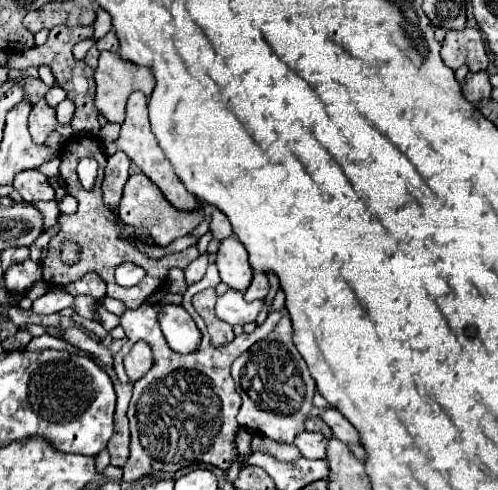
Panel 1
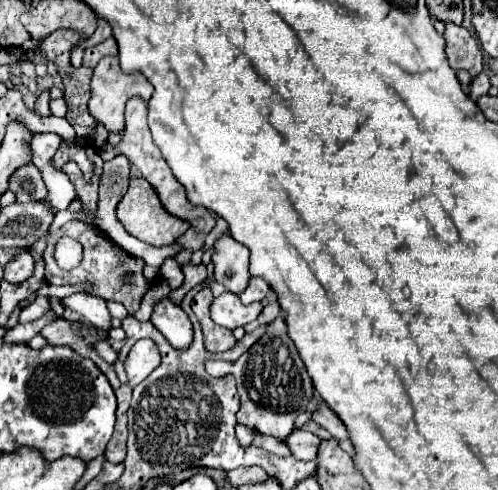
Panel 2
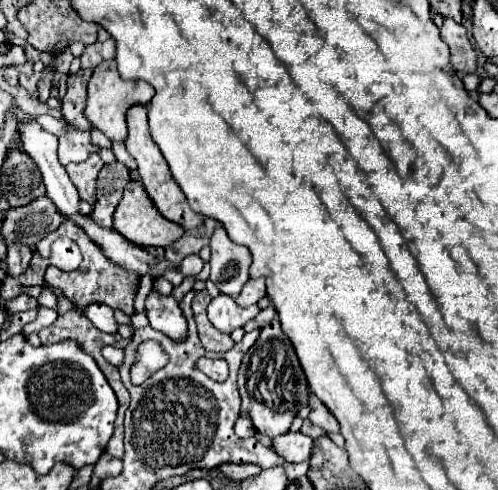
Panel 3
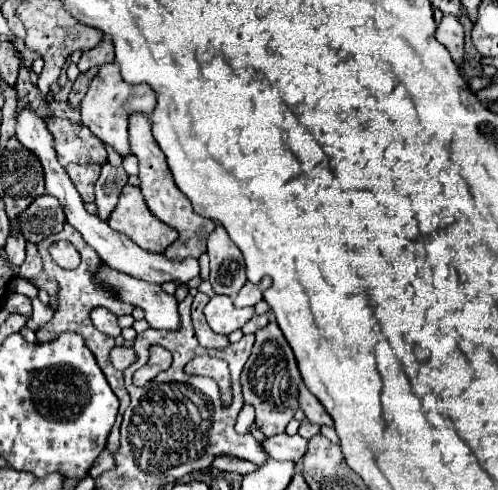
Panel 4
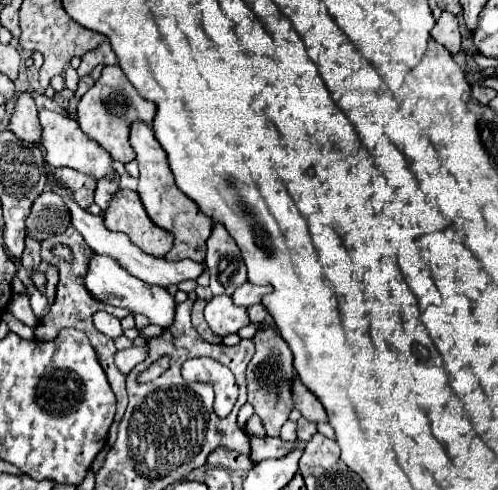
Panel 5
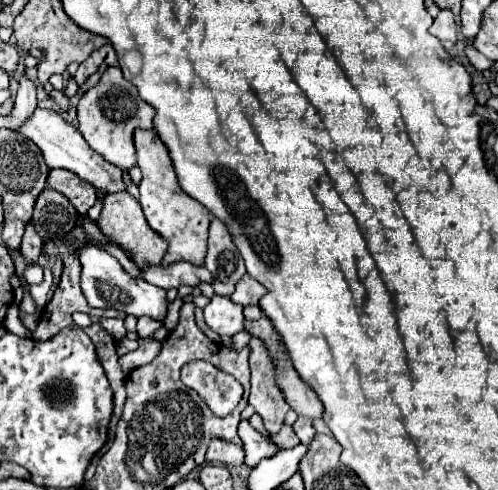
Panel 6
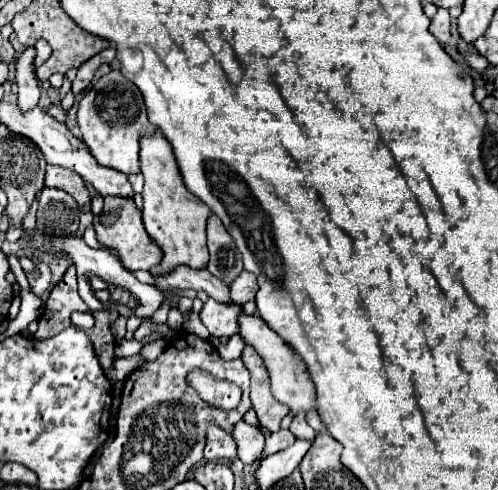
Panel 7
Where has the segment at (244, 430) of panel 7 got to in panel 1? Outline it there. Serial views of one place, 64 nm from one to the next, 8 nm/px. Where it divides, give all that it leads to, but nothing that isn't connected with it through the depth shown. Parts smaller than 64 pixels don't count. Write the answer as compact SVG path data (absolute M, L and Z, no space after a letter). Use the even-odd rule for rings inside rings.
M302 432L302 436L296 436L296 446L300 448L304 458L326 458L330 438L322 436L320 432Z

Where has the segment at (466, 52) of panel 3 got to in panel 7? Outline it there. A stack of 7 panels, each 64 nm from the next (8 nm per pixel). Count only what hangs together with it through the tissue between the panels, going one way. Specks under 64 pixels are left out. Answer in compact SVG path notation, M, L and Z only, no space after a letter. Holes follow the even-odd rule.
M438 8L436 16L432 18L430 24L430 32L438 38L440 44L448 44L450 42L450 14L444 8Z

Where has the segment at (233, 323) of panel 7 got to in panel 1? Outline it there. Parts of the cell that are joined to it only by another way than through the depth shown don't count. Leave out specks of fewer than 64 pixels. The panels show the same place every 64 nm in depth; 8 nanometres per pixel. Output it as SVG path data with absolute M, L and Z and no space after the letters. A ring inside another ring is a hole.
M228 290L228 292L226 292L224 296L220 296L218 302L216 302L216 316L220 316L224 322L236 326L236 324L254 322L262 308L264 308L264 300L246 302L242 292L238 292L238 290Z

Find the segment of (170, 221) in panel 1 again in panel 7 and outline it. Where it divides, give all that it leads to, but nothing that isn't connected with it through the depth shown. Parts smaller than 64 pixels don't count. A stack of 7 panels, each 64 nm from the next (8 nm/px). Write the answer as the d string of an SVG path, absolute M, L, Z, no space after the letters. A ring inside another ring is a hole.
M106 196L104 198L104 208L100 216L94 218L94 230L96 236L102 244L112 246L120 252L122 264L128 270L150 270L158 266L162 260L162 250L160 246L148 236L144 224L142 224L142 212L134 204L132 198L120 198L120 196Z

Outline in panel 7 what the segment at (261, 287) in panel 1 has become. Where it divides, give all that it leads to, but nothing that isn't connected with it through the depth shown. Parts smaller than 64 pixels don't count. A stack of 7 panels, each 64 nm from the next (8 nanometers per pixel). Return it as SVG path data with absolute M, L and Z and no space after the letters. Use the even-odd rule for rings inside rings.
M244 272L230 286L230 298L232 298L234 304L240 304L240 306L254 300L256 292L258 292L258 282L256 282L256 276L250 274L250 272Z

